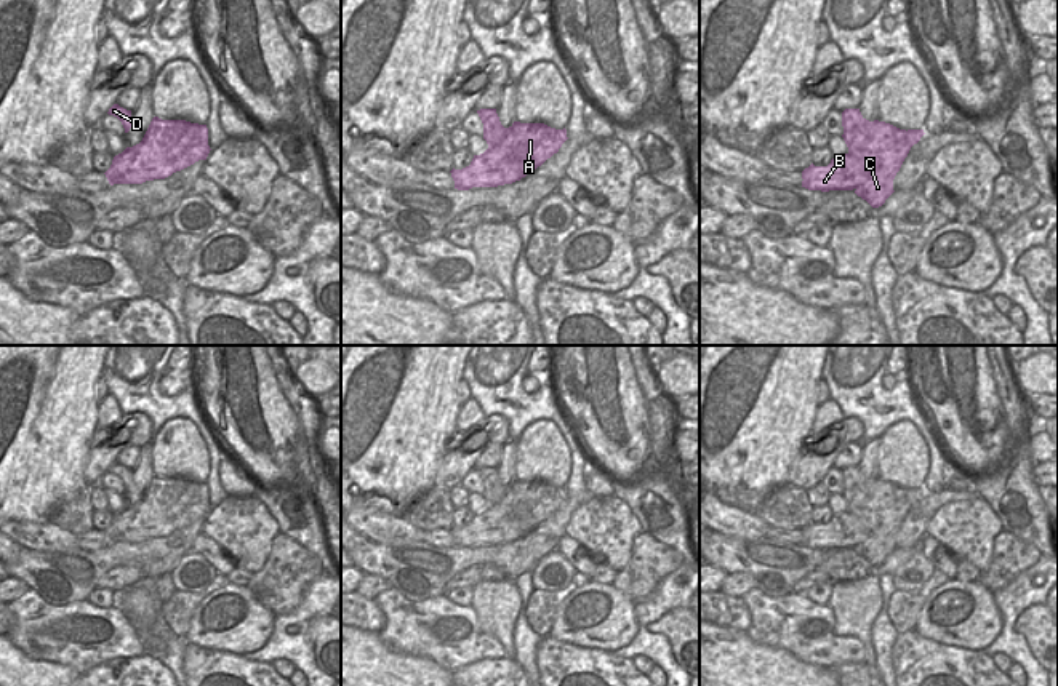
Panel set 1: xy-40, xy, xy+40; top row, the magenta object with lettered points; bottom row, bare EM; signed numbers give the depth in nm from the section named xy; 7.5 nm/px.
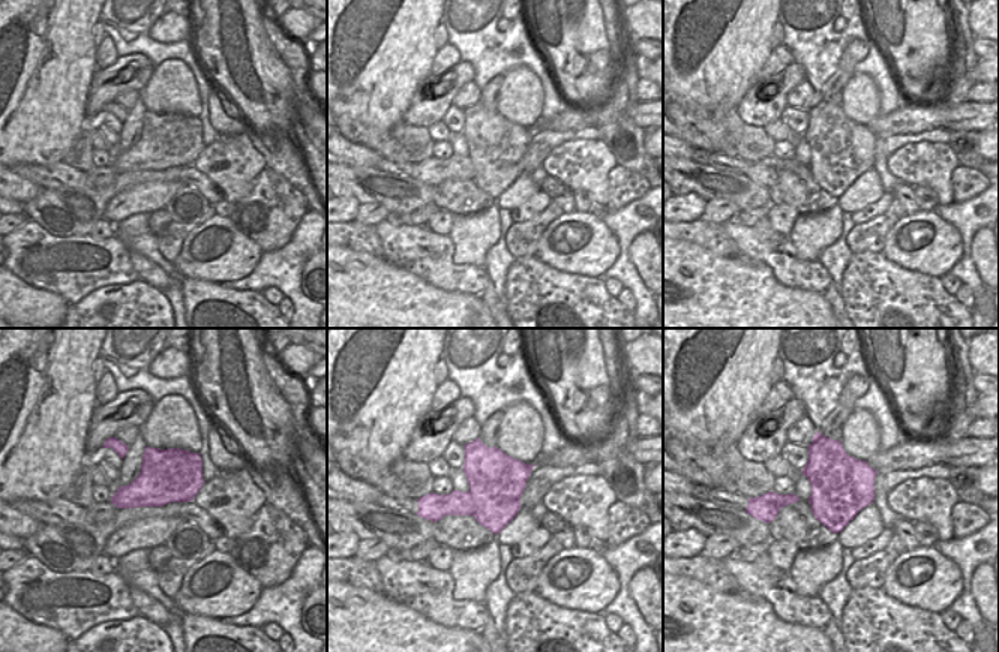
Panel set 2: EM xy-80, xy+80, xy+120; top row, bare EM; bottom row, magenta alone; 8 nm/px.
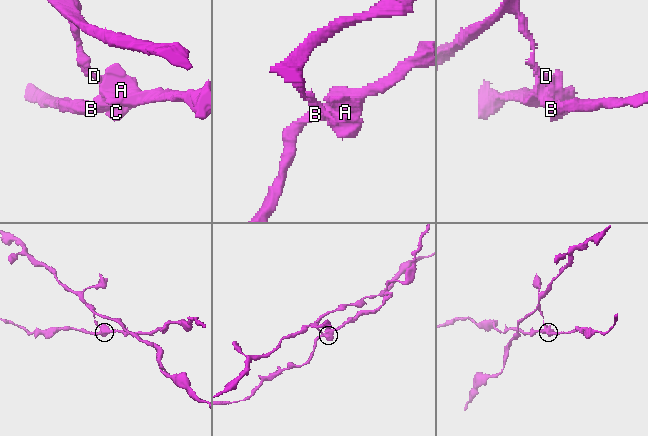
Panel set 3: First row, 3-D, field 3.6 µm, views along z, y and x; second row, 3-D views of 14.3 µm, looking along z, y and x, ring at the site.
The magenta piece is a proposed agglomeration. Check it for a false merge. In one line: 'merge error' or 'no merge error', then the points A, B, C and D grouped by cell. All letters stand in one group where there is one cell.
merge error | A B / C D

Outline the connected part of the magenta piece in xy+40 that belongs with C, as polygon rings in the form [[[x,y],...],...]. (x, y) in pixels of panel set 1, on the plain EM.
[[[845,467],[842,485],[848,512],[860,516],[871,531],[871,537],[858,544],[855,552],[879,566],[895,550],[893,537],[911,509],[906,488],[879,478],[869,480],[860,467]]]

